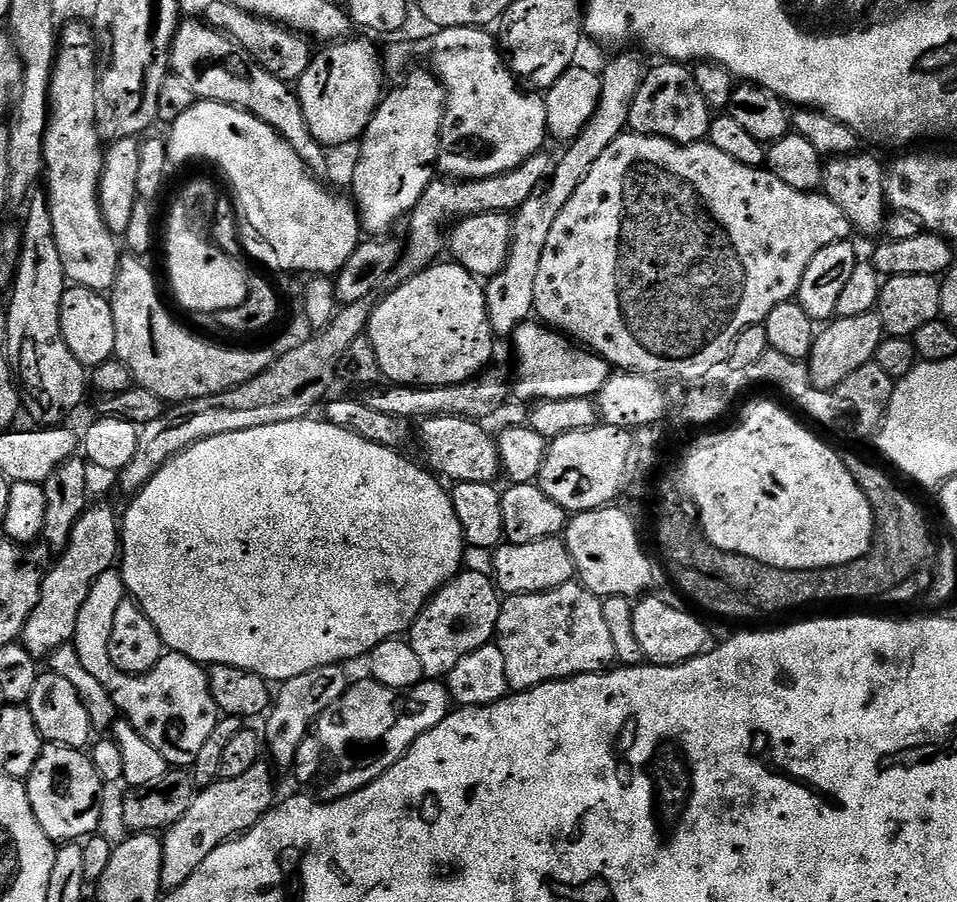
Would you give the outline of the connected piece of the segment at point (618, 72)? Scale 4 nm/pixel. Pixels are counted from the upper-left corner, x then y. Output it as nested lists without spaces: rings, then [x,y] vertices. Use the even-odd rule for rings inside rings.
[[[616,56],[602,68],[602,98],[594,118],[590,118],[587,128],[567,145],[561,160],[555,161],[552,175],[540,185],[511,217],[512,245],[508,251],[508,261],[504,268],[486,284],[488,297],[488,317],[493,333],[497,337],[511,337],[519,324],[525,323],[534,312],[534,278],[538,278],[538,262],[542,262],[542,250],[546,250],[546,238],[550,238],[550,226],[554,226],[562,206],[570,202],[574,190],[582,186],[582,178],[590,174],[590,166],[602,158],[602,153],[628,128],[630,106],[638,94],[640,84],[646,75],[646,64],[636,56]]]

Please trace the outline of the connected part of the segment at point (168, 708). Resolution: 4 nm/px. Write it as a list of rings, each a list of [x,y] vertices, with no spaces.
[[[115,567],[98,574],[78,614],[74,644],[82,666],[86,666],[86,670],[90,670],[90,674],[94,674],[98,682],[102,682],[109,698],[122,713],[123,719],[132,725],[132,729],[139,736],[146,738],[146,742],[150,742],[150,746],[154,746],[158,754],[166,757],[169,765],[195,765],[198,750],[202,750],[206,738],[214,734],[214,726],[222,719],[221,710],[212,697],[205,665],[169,651],[160,657],[160,661],[149,672],[139,676],[129,676],[127,672],[118,670],[118,666],[114,666],[110,658],[107,631],[103,627],[96,628],[96,620],[107,621],[110,606],[118,605],[124,599],[124,579]]]

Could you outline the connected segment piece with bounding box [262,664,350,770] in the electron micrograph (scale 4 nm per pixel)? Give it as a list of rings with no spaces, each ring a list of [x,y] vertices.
[[[327,664],[326,666],[318,666],[314,670],[306,670],[306,674],[298,674],[298,678],[290,678],[283,681],[279,685],[278,691],[274,696],[274,703],[271,705],[270,711],[267,713],[266,721],[268,725],[262,728],[262,736],[266,741],[266,752],[270,757],[272,755],[271,763],[277,769],[286,768],[291,769],[296,762],[296,755],[298,748],[302,745],[302,740],[306,738],[306,734],[310,730],[312,724],[322,714],[324,710],[330,710],[330,706],[334,706],[344,696],[350,687],[350,679],[344,673],[345,669],[338,664]]]

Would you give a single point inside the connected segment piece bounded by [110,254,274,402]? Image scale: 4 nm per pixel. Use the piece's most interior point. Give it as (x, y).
(163, 358)

